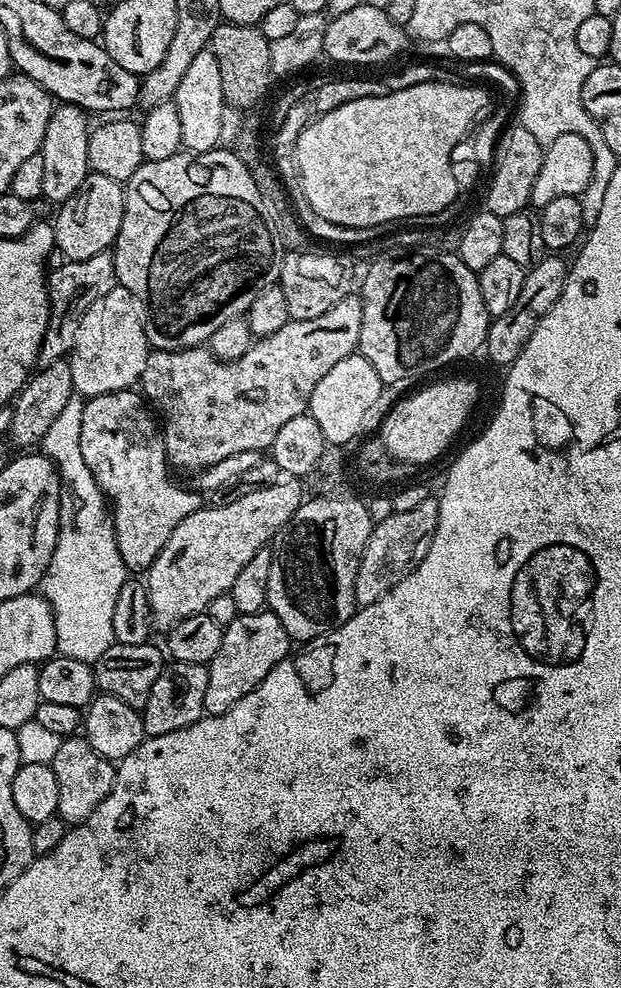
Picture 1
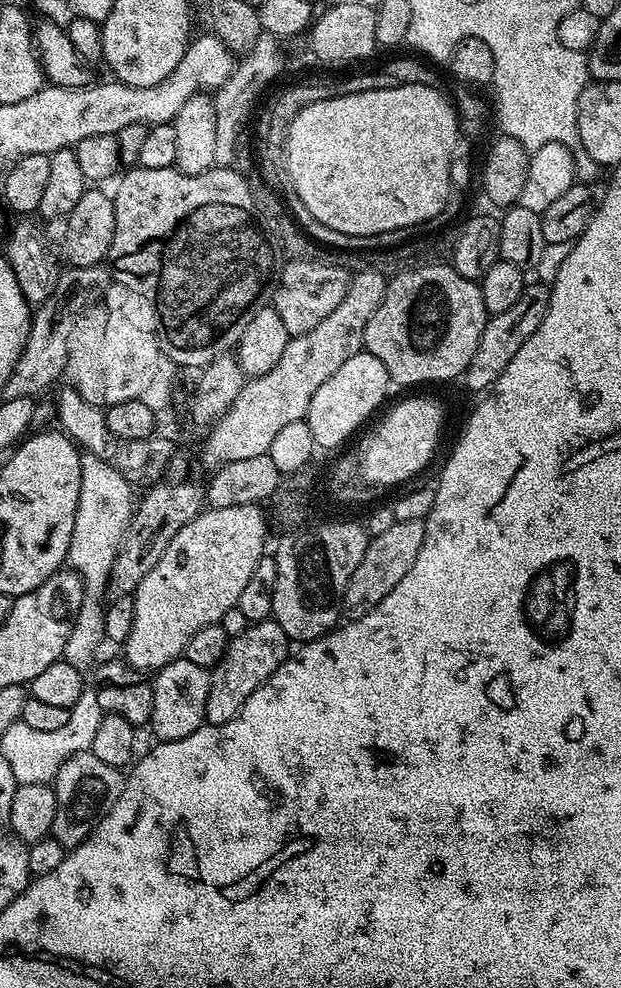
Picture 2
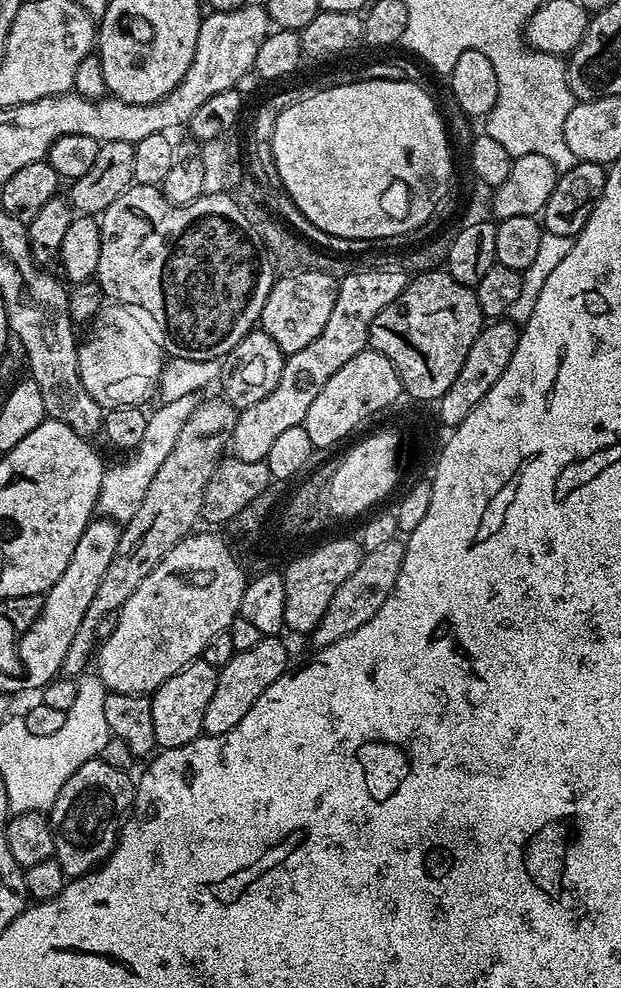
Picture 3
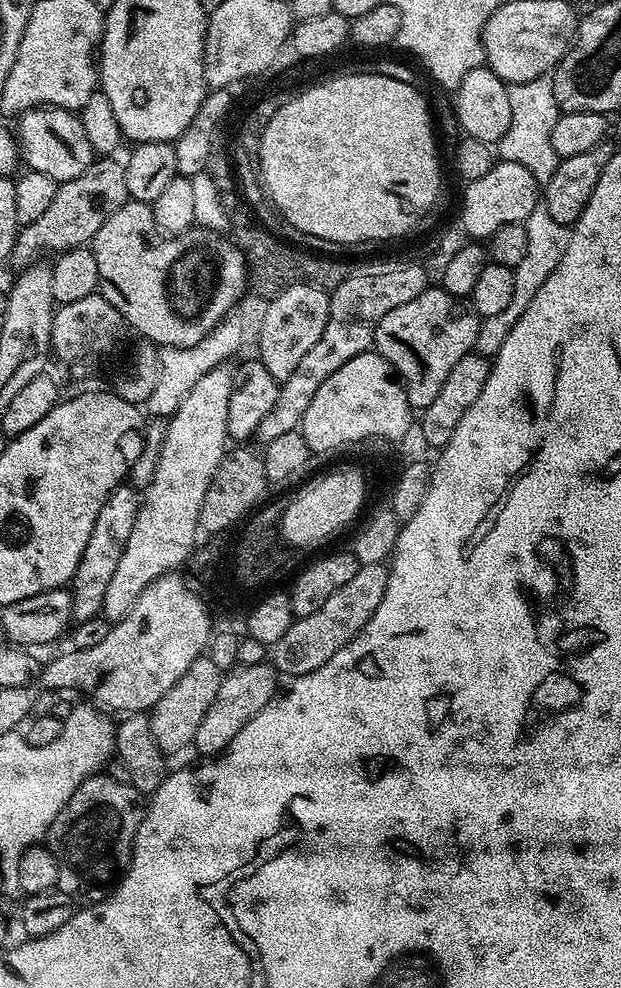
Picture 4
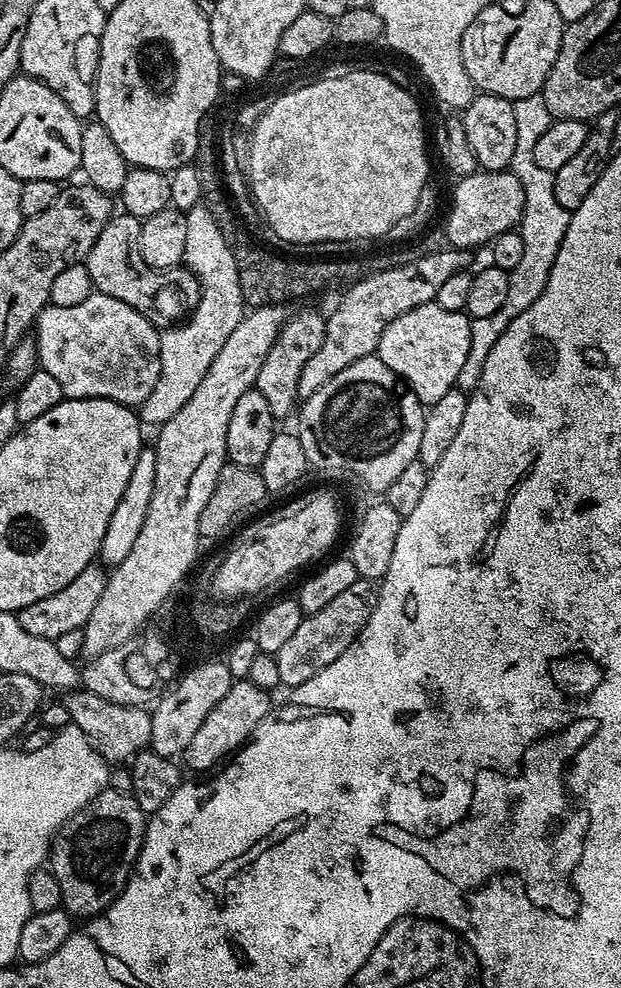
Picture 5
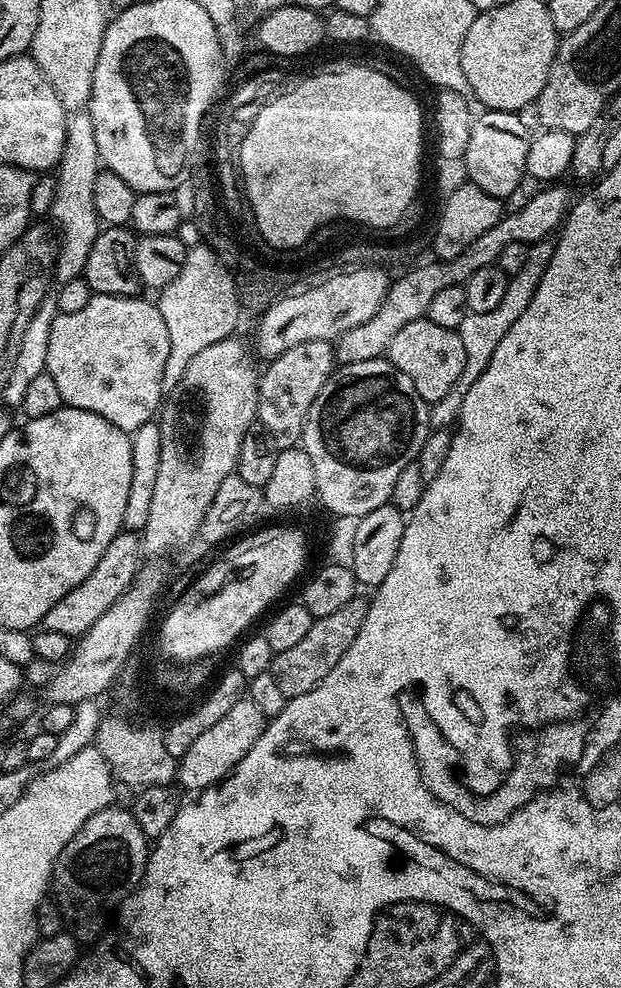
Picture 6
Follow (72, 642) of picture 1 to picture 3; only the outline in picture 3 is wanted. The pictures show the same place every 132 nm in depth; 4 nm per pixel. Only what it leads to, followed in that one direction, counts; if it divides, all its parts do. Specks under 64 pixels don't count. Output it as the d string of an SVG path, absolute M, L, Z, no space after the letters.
M186 394L182 398L163 401L152 412L148 425L143 425L142 435L138 440L138 447L135 449L133 458L129 464L116 464L105 467L104 477L100 493L96 499L96 506L99 515L104 518L111 518L116 522L126 522L138 514L138 506L142 506L142 498L146 498L146 490L150 490L150 482L154 482L154 474L158 474L162 462L166 462L170 450L174 450L174 442L178 442L178 433L182 426L186 426L186 418L194 414L198 403L197 394Z

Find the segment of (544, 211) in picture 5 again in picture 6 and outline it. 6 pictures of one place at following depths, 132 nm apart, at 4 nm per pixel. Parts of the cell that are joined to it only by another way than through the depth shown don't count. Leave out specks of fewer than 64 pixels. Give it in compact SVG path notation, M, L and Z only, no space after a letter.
M548 242L531 245L526 254L526 266L522 266L522 270L518 270L518 274L509 276L506 294L502 298L501 304L486 314L469 312L466 318L462 318L458 331L462 338L462 347L466 349L466 366L462 370L462 378L458 378L458 382L452 387L450 394L446 394L446 398L434 402L429 407L428 423L433 429L451 429L459 421L462 402L466 402L466 393L470 391L470 386L474 386L474 382L478 382L482 370L486 370L486 366L490 366L490 358L494 358L494 350L497 348L498 342L502 342L506 330L510 330L510 326L514 326L514 322L518 322L518 317L525 312L526 306L530 306L530 302L534 298L534 290L538 290L538 282L542 282L542 274L546 274L546 266L550 266L552 250L553 245Z

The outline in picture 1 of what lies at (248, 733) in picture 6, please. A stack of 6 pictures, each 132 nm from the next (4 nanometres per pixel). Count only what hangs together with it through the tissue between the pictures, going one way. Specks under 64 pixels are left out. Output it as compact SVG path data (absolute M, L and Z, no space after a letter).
M271 610L255 612L254 614L238 615L234 622L223 628L222 646L218 646L218 654L208 665L208 681L206 682L206 702L204 711L209 716L223 716L238 698L246 698L278 662L290 655L290 638L286 634L286 626L278 622Z

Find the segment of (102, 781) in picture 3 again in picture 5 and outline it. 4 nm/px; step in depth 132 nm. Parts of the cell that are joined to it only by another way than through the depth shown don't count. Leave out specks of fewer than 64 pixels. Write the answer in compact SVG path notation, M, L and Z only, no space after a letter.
M105 788L103 792L99 792L92 801L86 806L82 806L82 810L78 810L74 815L60 827L60 831L56 834L56 839L52 841L50 849L50 870L60 879L62 886L62 898L60 903L65 912L73 918L91 918L105 912L109 906L120 896L120 891L128 884L128 877L132 875L136 867L136 859L140 857L140 847L144 841L144 829L146 827L146 813L140 809L138 802L131 794L126 792L115 792L113 788Z

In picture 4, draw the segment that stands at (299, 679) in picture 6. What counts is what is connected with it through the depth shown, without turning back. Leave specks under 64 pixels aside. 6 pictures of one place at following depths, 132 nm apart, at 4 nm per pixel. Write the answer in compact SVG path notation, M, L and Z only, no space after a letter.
M383 563L376 565L361 564L359 570L346 582L346 586L334 590L330 598L326 598L323 606L318 606L314 614L306 614L293 619L290 630L282 634L282 638L271 649L270 660L277 673L288 675L288 678L305 676L318 666L324 666L346 646L374 618L374 610L378 610L378 602L386 594L386 582L388 581L388 568Z

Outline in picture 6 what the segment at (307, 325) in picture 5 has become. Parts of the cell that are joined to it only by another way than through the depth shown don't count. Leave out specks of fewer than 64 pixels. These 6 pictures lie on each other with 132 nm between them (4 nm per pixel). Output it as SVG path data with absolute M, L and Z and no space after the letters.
M311 340L290 346L280 356L273 356L267 361L268 369L260 372L260 393L256 418L259 427L270 434L277 449L295 448L303 441L306 418L318 390L326 386L334 369L337 367L336 350L333 341Z

